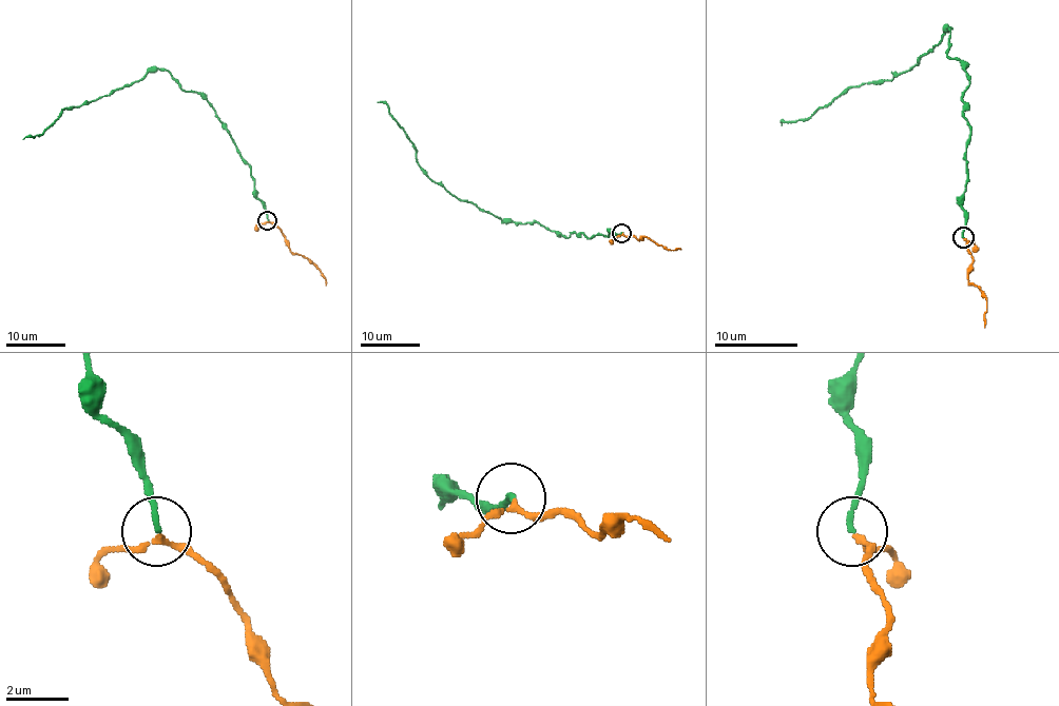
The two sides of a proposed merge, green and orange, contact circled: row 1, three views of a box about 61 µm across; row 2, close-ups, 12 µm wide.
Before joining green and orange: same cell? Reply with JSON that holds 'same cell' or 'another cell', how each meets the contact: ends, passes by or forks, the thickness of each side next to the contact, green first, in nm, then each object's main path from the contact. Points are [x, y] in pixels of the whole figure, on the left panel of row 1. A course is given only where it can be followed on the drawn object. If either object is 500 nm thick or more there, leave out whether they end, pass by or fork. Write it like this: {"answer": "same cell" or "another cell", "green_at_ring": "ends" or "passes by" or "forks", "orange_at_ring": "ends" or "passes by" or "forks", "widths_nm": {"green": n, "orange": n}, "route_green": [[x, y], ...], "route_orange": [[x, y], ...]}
{"answer": "same cell", "green_at_ring": "ends", "orange_at_ring": "passes by", "widths_nm": {"green": 180, "orange": 160}, "route_green": [[268, 219], [250, 164], [214, 108], [158, 69], [151, 69], [115, 91], [61, 111], [40, 134], [22, 139]], "route_orange": [[268, 221], [282, 232], [290, 251], [322, 273], [326, 286]]}

